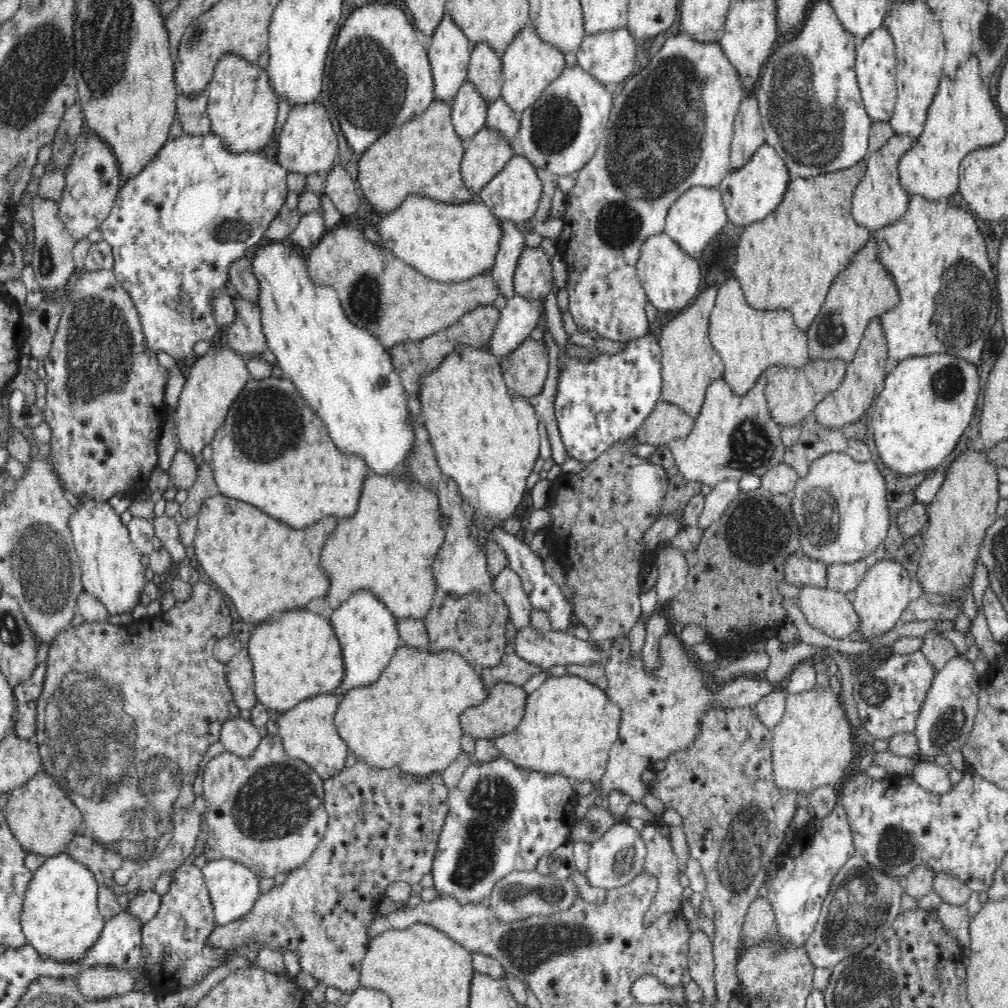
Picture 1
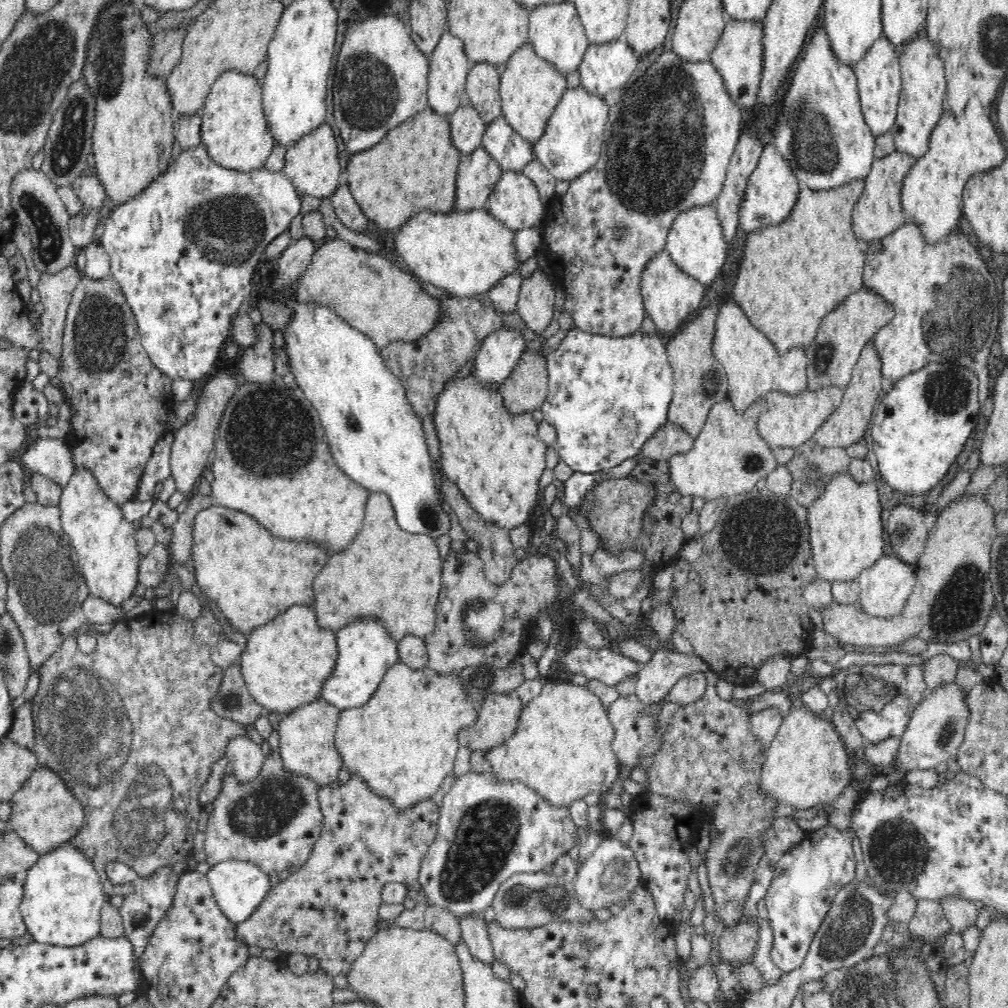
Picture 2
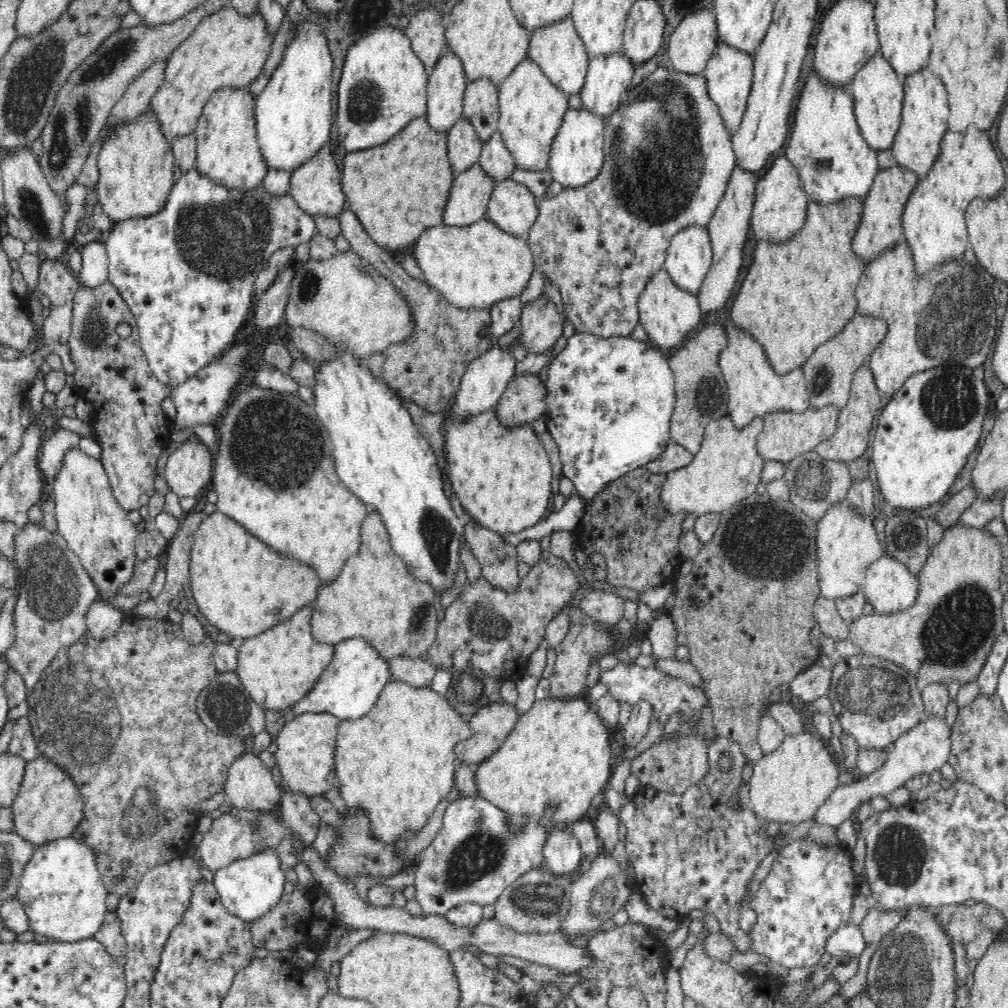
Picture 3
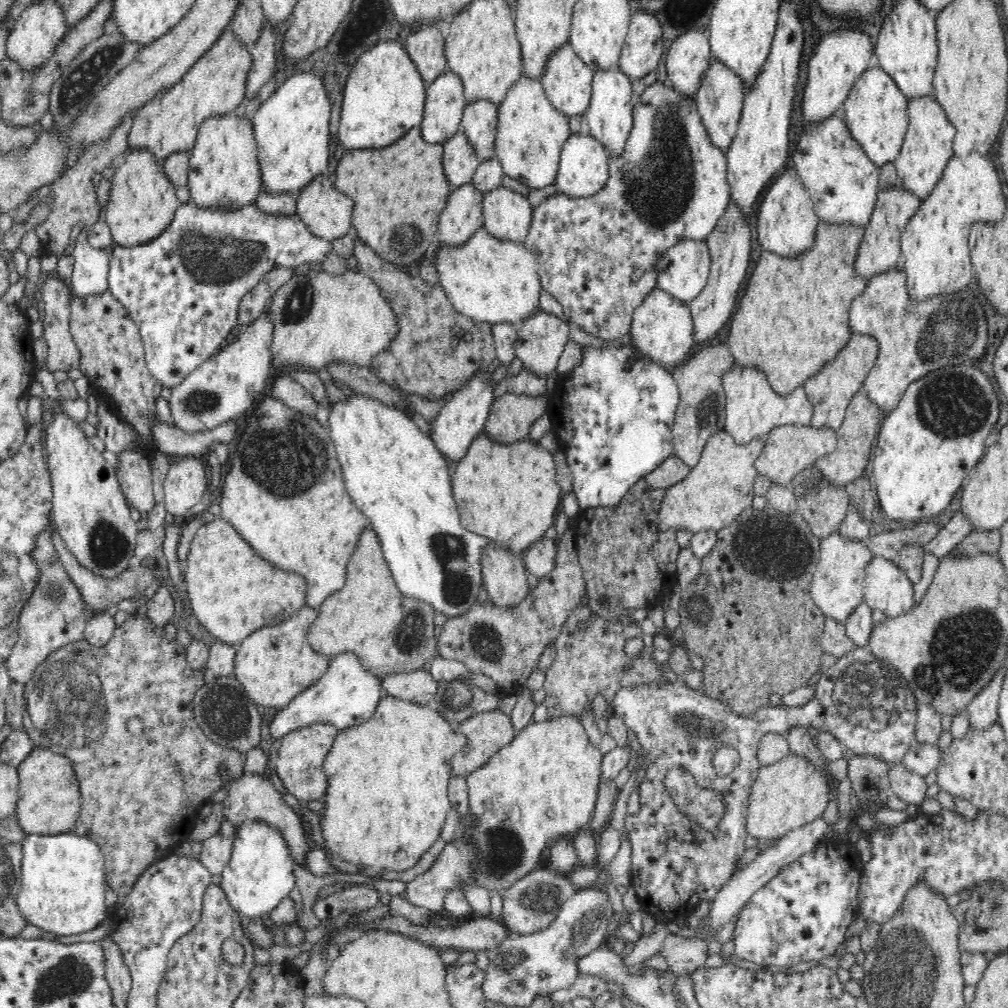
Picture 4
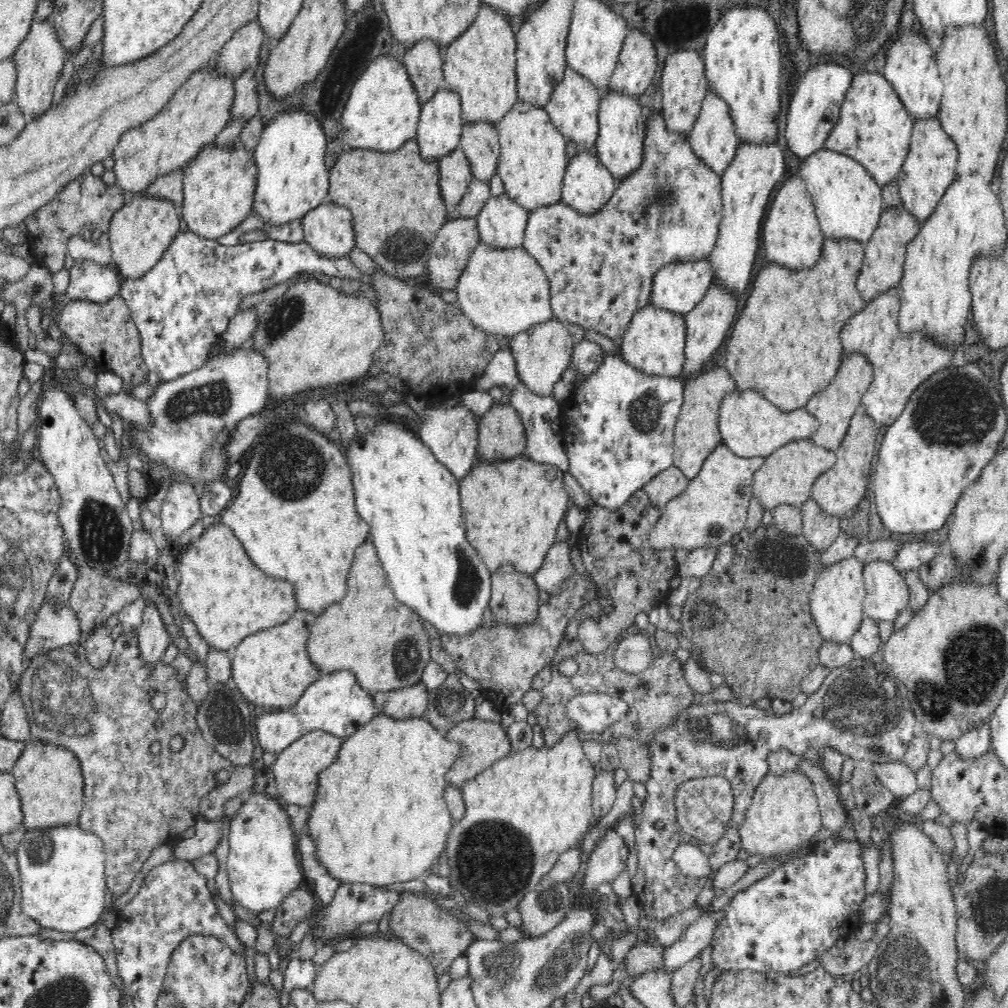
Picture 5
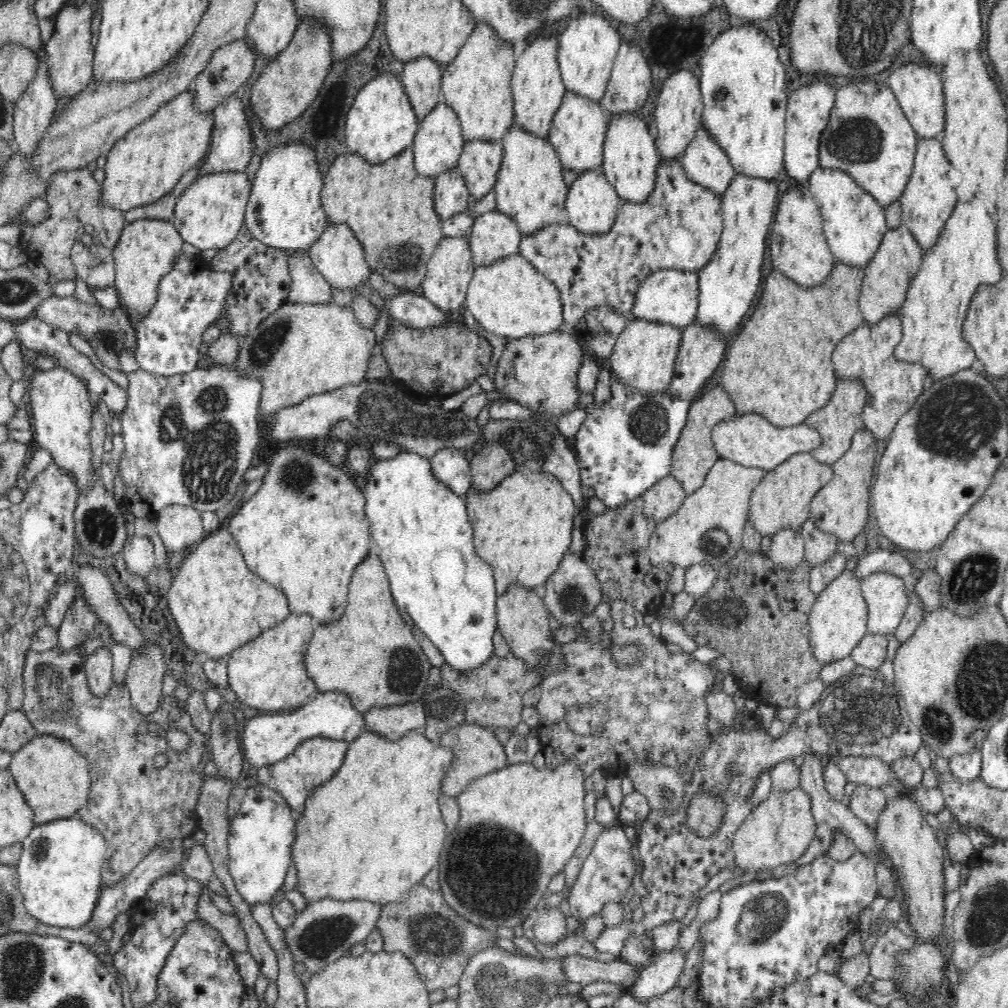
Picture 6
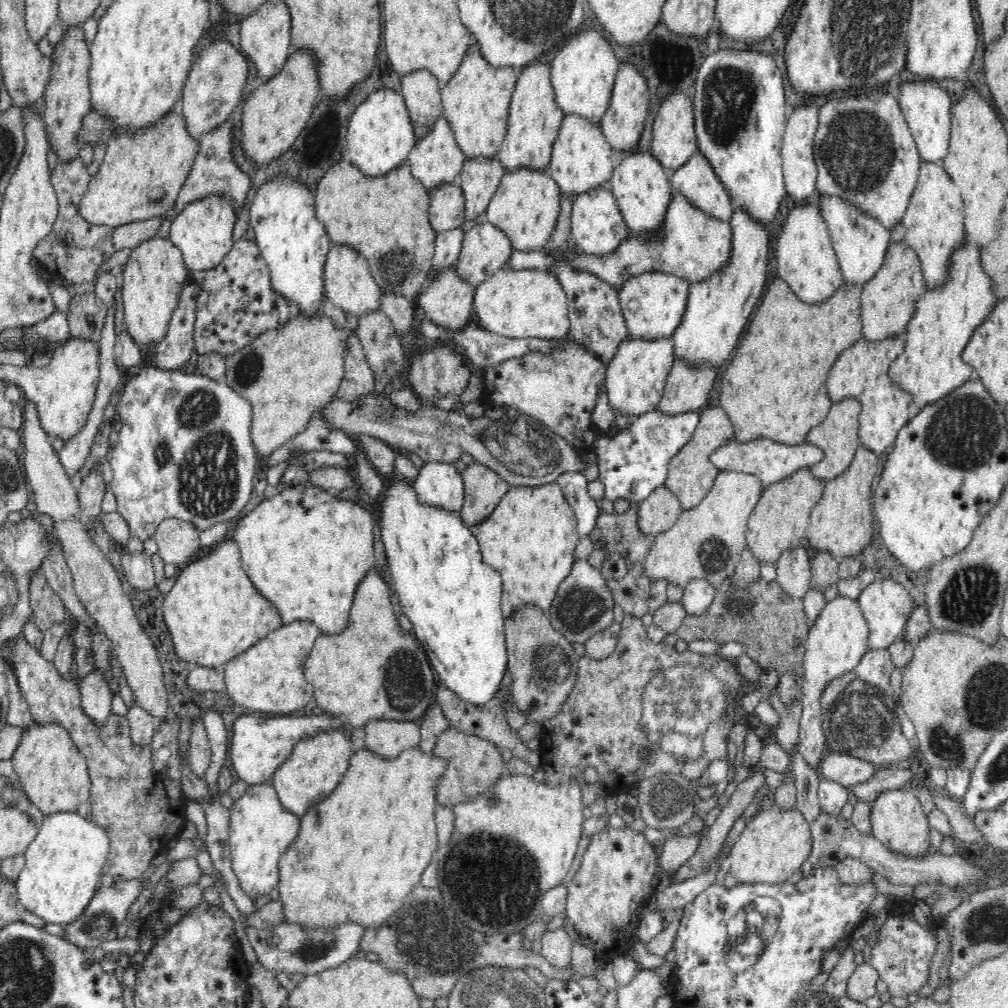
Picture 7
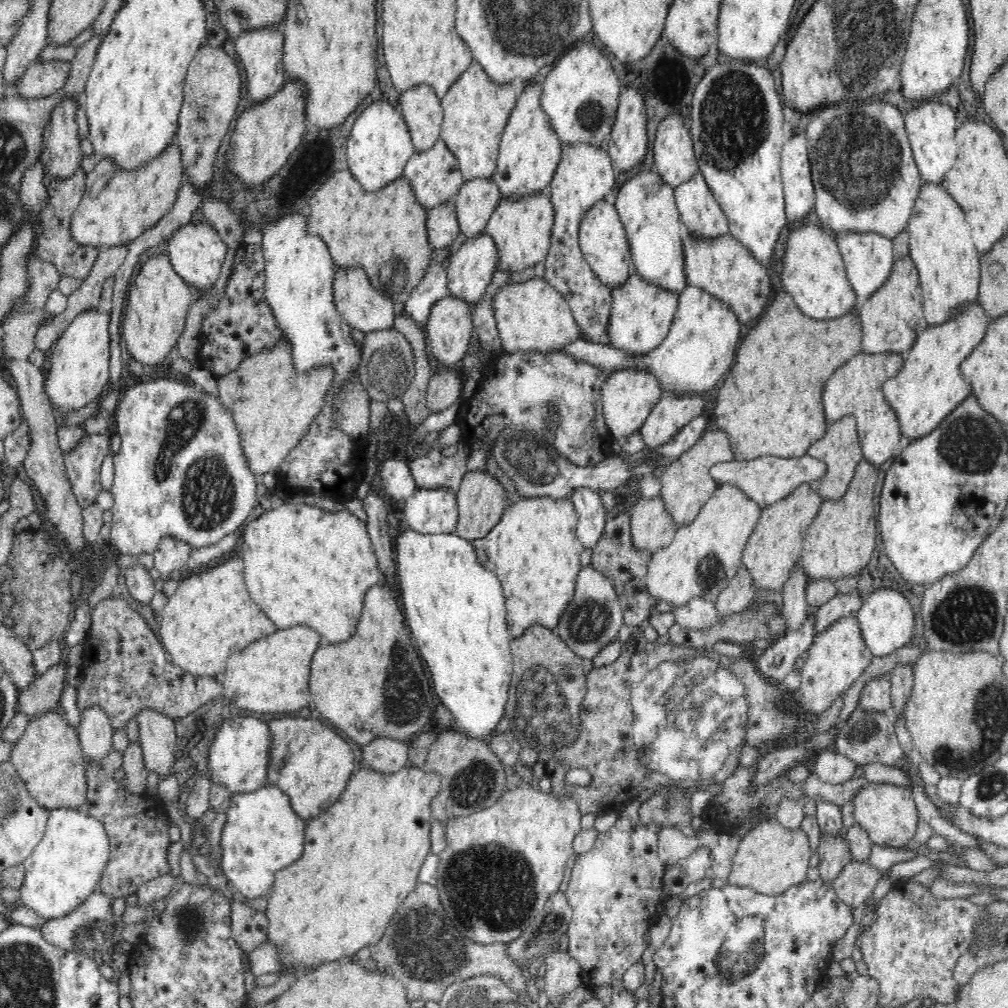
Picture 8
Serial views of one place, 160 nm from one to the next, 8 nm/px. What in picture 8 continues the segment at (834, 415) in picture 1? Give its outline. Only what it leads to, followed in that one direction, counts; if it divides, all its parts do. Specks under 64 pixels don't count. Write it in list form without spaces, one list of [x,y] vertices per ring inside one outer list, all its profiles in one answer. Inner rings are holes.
[[[863,459],[858,463],[854,476],[850,481],[849,488],[845,496],[838,501],[822,501],[818,515],[807,529],[803,537],[803,552],[800,564],[807,578],[811,581],[826,580],[836,581],[837,578],[845,575],[858,574],[864,569],[876,546],[876,502],[874,502],[874,490],[878,484],[877,468],[872,463]]]

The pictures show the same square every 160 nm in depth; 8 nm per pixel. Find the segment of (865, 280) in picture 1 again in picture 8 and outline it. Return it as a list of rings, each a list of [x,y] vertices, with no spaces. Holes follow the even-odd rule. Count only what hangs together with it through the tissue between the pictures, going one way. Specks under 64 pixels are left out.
[[[844,416],[840,420],[834,420],[829,426],[830,428],[826,428],[824,436],[820,440],[816,440],[814,444],[810,444],[810,448],[808,448],[807,454],[812,458],[821,460],[826,467],[824,476],[818,480],[812,480],[809,486],[820,495],[820,499],[823,501],[838,501],[845,496],[850,481],[854,476],[856,466],[864,458],[861,451],[861,444],[859,443],[857,424],[853,416]]]

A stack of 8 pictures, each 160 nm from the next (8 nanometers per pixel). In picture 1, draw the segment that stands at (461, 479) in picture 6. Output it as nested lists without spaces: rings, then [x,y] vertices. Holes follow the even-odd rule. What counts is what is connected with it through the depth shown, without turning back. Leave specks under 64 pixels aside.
[[[516,294],[506,300],[496,330],[493,330],[491,339],[486,344],[489,351],[498,359],[514,352],[537,327],[538,320],[544,313],[544,302],[541,298],[534,300]]]

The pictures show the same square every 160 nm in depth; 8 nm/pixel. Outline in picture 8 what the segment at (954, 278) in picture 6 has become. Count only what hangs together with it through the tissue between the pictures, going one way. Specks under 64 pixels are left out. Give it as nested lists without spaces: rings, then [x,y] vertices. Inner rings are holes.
[[[978,299],[974,300],[974,304],[962,304],[962,310],[944,324],[927,324],[924,330],[921,330],[912,344],[912,348],[908,349],[904,355],[902,368],[896,373],[896,376],[888,378],[883,384],[883,393],[887,403],[896,413],[899,420],[901,435],[910,442],[910,440],[918,440],[928,436],[934,428],[940,426],[940,422],[962,402],[966,400],[966,396],[970,396],[972,390],[970,384],[963,379],[961,364],[966,360],[976,345],[984,338],[987,326],[991,323],[992,318],[986,314]]]

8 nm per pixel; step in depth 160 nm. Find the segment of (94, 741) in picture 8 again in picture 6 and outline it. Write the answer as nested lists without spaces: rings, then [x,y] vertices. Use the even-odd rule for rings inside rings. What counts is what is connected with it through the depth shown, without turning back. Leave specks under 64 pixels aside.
[[[109,646],[96,649],[84,660],[84,668],[90,692],[104,698],[112,688],[112,654]]]

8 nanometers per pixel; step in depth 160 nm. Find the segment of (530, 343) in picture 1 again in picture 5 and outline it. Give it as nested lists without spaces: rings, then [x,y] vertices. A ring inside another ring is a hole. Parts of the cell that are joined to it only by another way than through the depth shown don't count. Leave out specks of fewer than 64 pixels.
[[[496,403],[478,421],[476,459],[497,462],[525,452],[523,422],[512,405]]]

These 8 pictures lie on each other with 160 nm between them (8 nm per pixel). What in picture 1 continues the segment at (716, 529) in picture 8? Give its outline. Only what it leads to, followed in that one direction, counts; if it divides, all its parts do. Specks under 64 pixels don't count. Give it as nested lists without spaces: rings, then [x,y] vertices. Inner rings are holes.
[[[760,374],[756,384],[740,398],[724,378],[712,380],[711,386],[706,388],[692,432],[684,439],[670,440],[667,445],[686,480],[697,480],[712,488],[720,480],[739,481],[750,473],[762,476],[783,462],[785,446],[781,439],[782,426],[772,420],[765,395],[766,384],[765,374]]]

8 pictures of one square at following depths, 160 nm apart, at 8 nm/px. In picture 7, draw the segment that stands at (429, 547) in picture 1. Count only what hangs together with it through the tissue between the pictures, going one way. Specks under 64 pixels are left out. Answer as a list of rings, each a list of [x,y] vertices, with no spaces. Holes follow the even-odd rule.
[[[371,569],[360,582],[348,620],[348,627],[341,634],[322,634],[316,638],[304,662],[303,671],[314,687],[316,706],[323,712],[341,716],[354,730],[364,728],[371,720],[419,721],[434,702],[436,674],[417,638],[400,627],[389,586],[376,569]]]

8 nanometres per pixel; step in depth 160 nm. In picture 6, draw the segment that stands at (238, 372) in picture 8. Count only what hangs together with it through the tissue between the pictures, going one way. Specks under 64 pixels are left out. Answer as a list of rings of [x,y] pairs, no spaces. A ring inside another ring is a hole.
[[[287,299],[258,328],[246,332],[240,341],[235,372],[251,376],[262,383],[259,418],[263,424],[268,424],[279,410],[296,406],[310,396],[332,392],[344,385],[360,384],[365,380],[368,360],[376,346],[374,331],[361,327],[353,308],[340,307],[332,300],[320,304],[302,304]]]

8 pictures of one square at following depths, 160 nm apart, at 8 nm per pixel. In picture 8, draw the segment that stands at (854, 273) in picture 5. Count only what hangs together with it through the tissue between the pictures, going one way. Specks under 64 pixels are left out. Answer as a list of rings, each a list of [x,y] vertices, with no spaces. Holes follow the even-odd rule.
[[[778,291],[759,320],[754,325],[756,328],[753,326],[742,340],[730,373],[718,392],[714,408],[715,424],[727,432],[736,460],[754,460],[758,456],[800,458],[807,454],[810,444],[824,436],[828,427],[822,408],[826,380],[836,372],[836,368],[840,368],[840,364],[863,351],[859,309],[858,306],[852,308],[838,318],[812,320],[811,316],[804,316],[798,310],[788,292]]]

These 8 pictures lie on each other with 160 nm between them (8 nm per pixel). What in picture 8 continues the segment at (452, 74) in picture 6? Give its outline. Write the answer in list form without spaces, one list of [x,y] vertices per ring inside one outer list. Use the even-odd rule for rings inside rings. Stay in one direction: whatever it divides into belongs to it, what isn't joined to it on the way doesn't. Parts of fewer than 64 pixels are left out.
[[[476,61],[441,98],[441,139],[457,158],[464,180],[491,178],[496,170],[501,136],[516,106],[518,96],[511,83],[496,85]]]

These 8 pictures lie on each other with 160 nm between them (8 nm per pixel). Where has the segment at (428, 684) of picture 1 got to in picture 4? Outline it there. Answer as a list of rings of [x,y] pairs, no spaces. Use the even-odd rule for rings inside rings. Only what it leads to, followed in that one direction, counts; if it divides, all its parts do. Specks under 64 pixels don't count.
[[[384,694],[378,703],[374,714],[366,722],[358,726],[346,728],[340,731],[334,739],[334,744],[330,752],[326,755],[323,768],[326,773],[328,788],[324,796],[324,812],[321,813],[321,829],[324,844],[330,850],[332,858],[346,860],[350,864],[365,866],[368,873],[382,872],[382,870],[392,870],[392,872],[402,872],[418,864],[422,854],[438,840],[444,828],[444,820],[448,810],[451,808],[451,802],[448,796],[449,780],[452,777],[451,760],[461,748],[467,743],[465,734],[462,734],[459,728],[453,728],[451,724],[437,711],[427,704],[414,704],[407,700],[400,700],[395,696]]]

